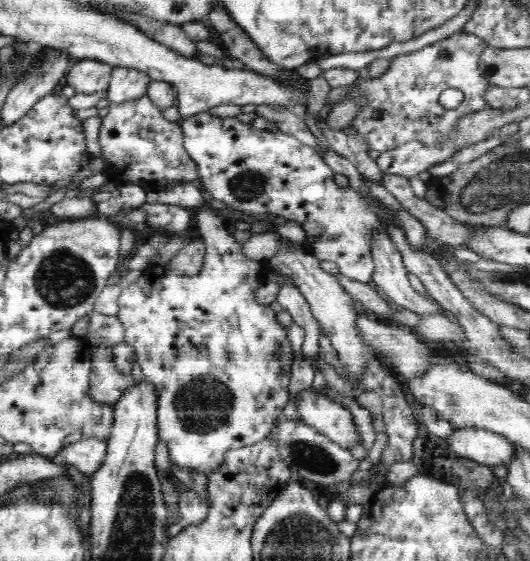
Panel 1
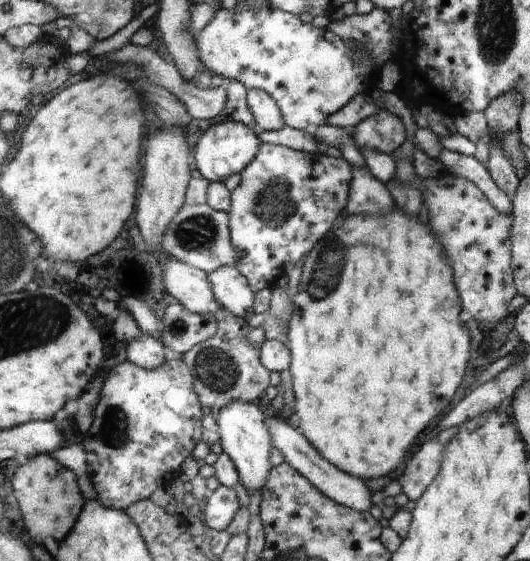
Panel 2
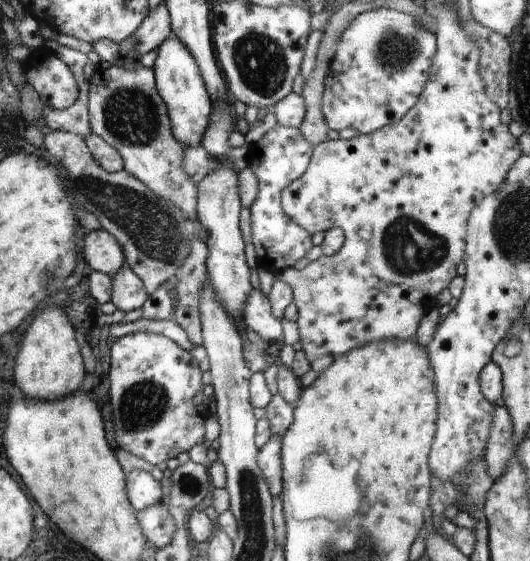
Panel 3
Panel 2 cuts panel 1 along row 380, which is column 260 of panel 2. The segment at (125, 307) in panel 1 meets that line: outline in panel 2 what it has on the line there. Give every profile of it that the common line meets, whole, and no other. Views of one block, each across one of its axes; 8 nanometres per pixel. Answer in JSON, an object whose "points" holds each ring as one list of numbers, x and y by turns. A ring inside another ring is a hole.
{"points":[[262,143,253,163,240,172,240,176,240,185,232,192,232,208,229,213,229,233,238,253,236,268,252,292,257,293,264,288,272,290,277,287,278,280,282,276,288,277,302,256,309,254,316,242,334,226,334,220,340,216,348,198,353,167,338,153,317,156,286,146]]}

